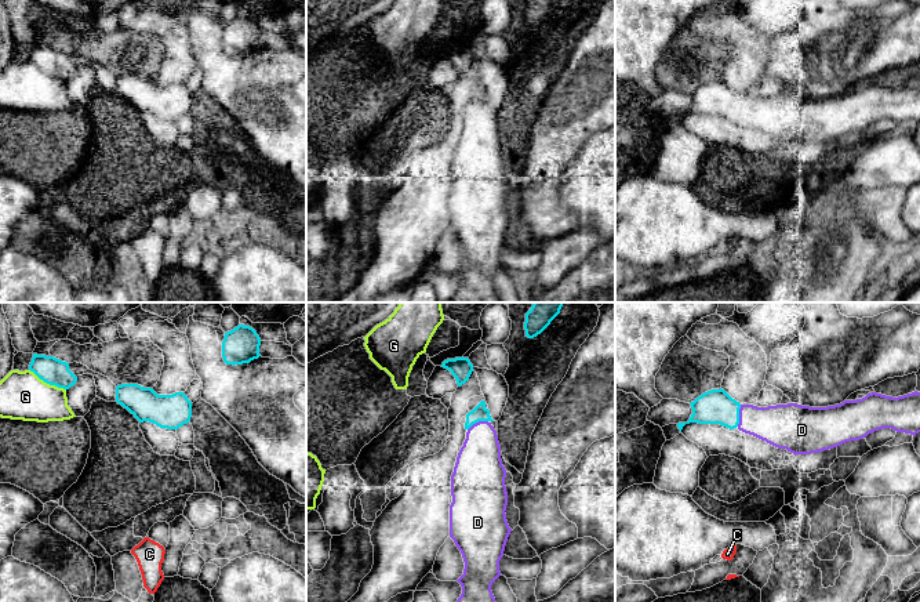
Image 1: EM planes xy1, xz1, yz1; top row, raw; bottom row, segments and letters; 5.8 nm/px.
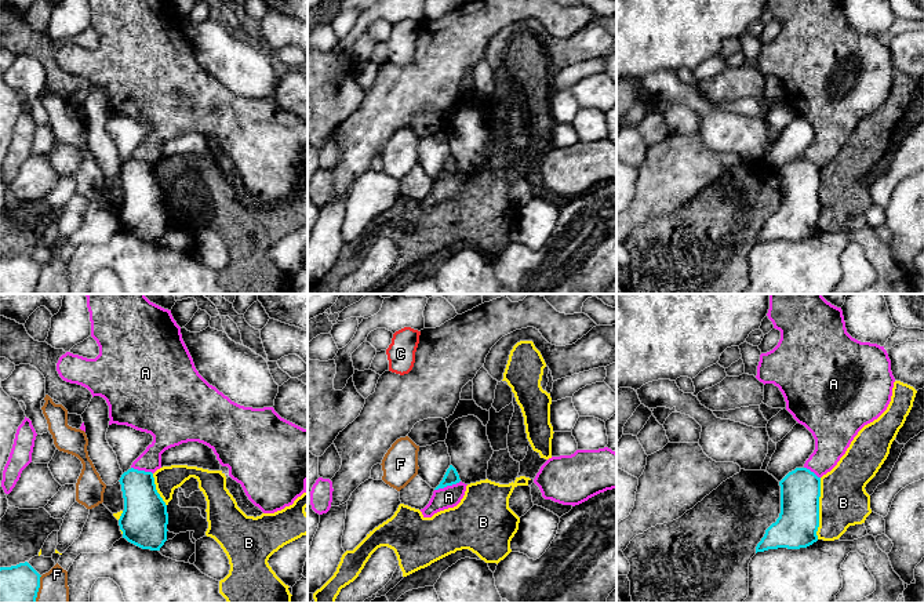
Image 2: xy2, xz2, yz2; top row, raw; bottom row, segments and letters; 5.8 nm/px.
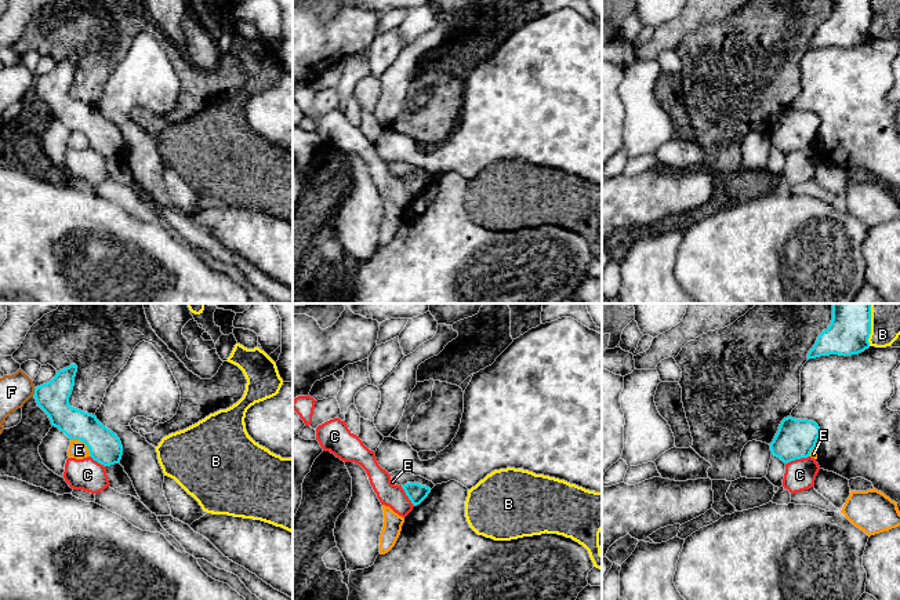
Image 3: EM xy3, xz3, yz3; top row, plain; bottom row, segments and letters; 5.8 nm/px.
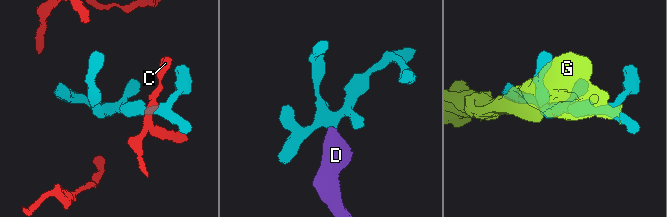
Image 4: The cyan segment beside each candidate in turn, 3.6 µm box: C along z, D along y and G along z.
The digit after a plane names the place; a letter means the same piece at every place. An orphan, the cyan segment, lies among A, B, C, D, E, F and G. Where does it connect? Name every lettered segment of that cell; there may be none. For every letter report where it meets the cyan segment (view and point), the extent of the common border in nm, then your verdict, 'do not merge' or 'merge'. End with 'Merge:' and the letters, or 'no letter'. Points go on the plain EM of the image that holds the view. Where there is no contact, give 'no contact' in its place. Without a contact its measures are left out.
A: contact xz2 (447, 175); length 160 nm; do not merge
B: contact yz2 (818, 199); length 360 nm; do not merge
C: contact yz3 (797, 149); length 150 nm; do not merge
D: contact yz1 (738, 107); length 130 nm; merge
E: contact xy3 (83, 133); length 160 nm; do not merge
F: contact xy3 (35, 83); length 50 nm; do not merge
G: contact xy1 (47, 73); length 240 nm; do not merge
Merge: D

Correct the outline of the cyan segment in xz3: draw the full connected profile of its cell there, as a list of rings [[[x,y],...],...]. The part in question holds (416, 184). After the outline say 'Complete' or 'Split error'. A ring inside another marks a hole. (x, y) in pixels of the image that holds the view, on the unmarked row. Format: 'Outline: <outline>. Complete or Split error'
Outline: [[[407,174],[402,177],[402,179],[414,197],[420,196],[431,183],[429,178],[421,177],[418,174]]]. Complete

